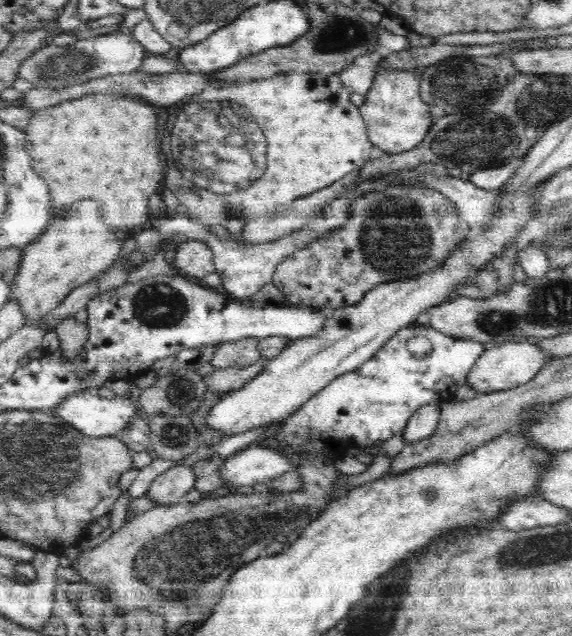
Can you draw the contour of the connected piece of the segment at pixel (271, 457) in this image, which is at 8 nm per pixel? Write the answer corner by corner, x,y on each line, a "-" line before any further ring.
258,442
230,456
218,472
222,474
224,488
238,490
240,486
256,486
282,477
295,468
292,461
272,446

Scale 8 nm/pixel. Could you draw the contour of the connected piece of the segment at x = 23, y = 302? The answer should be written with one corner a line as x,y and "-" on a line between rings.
76,202
76,206
70,208
72,210
65,215
56,215
47,229
23,248
17,273
13,277
12,284
10,284
9,300
19,302
21,312
25,317
36,320
36,318
46,316
54,308
57,308
72,290
96,278
119,257
124,236
116,233
116,230
110,229
105,224
105,220
97,214
96,206
92,206
92,202

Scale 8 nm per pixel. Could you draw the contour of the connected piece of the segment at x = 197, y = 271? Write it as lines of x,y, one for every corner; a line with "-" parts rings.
185,238
184,242
176,246
175,251
175,265
191,279
200,282
206,274
215,272
213,252
204,241

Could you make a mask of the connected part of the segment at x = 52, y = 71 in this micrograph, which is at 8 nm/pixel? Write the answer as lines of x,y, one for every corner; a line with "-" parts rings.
114,32
86,39
74,45
58,46
48,42
24,58
16,70
16,78
32,83
32,88
66,88
112,74
133,73
147,56
146,49
131,33

